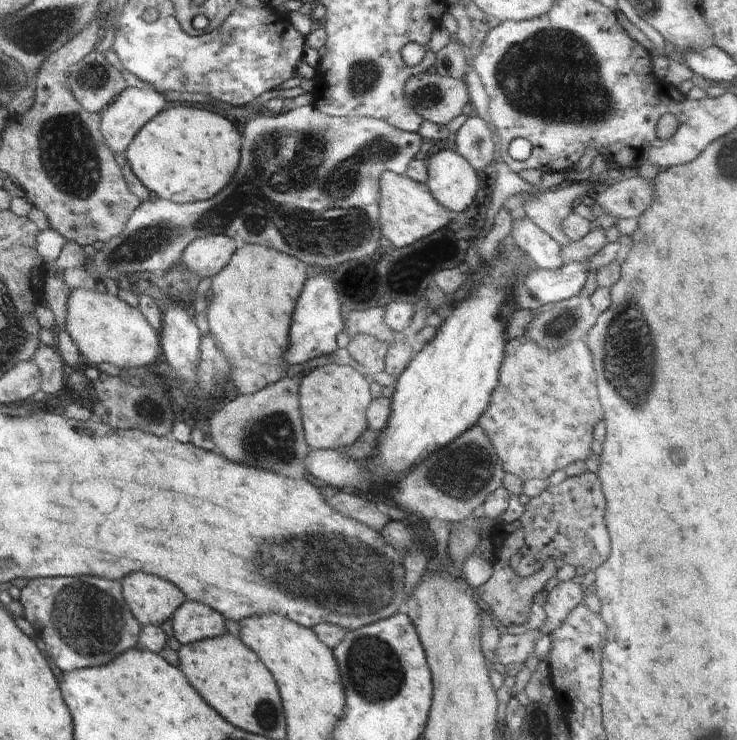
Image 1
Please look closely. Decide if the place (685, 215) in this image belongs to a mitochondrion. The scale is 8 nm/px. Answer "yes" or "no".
no

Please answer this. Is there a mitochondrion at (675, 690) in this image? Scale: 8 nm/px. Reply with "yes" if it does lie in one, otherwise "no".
no

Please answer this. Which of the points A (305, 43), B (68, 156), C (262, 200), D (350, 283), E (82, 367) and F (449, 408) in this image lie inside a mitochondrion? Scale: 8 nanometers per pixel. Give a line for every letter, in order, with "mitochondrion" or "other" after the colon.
A: other
B: mitochondrion
C: mitochondrion
D: other
E: other
F: other

